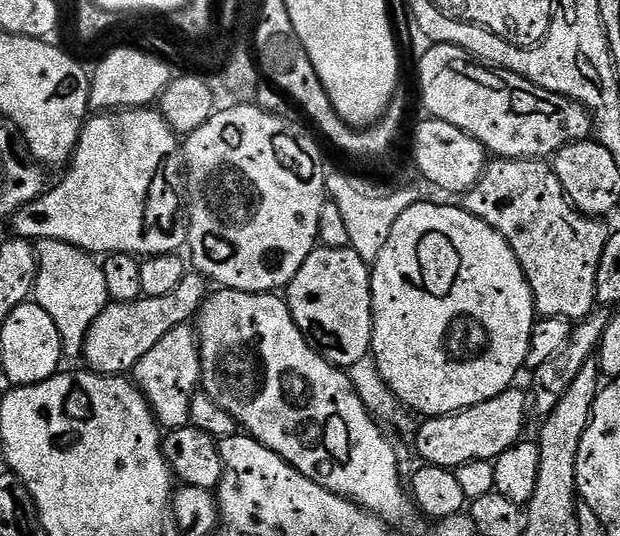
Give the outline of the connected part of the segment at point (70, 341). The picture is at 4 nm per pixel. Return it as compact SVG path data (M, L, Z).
M57 240L39 241L38 259L40 265L36 271L34 303L42 306L42 310L46 310L50 318L54 318L65 357L79 357L84 351L86 334L94 318L98 318L98 314L102 314L104 307L110 303L106 290L106 274L95 255Z

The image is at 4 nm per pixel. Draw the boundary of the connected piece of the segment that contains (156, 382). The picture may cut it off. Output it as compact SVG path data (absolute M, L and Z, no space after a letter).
M191 323L172 328L170 334L162 338L162 342L156 343L147 354L142 354L142 358L138 358L130 376L148 400L161 429L189 427L190 402L201 387L197 329Z

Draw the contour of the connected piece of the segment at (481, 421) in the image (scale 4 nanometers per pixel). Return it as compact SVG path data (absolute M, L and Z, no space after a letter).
M513 386L478 406L463 408L461 412L452 412L449 416L425 419L414 437L421 461L455 470L471 460L495 461L497 456L521 443L523 436L520 435L524 432L524 419L528 416L530 400L518 389Z

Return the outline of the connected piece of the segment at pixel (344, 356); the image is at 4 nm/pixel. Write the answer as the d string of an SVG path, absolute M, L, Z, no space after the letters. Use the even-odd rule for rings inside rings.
M318 246L294 274L286 289L288 309L312 349L341 370L372 351L372 273L369 261L363 260L354 249Z

